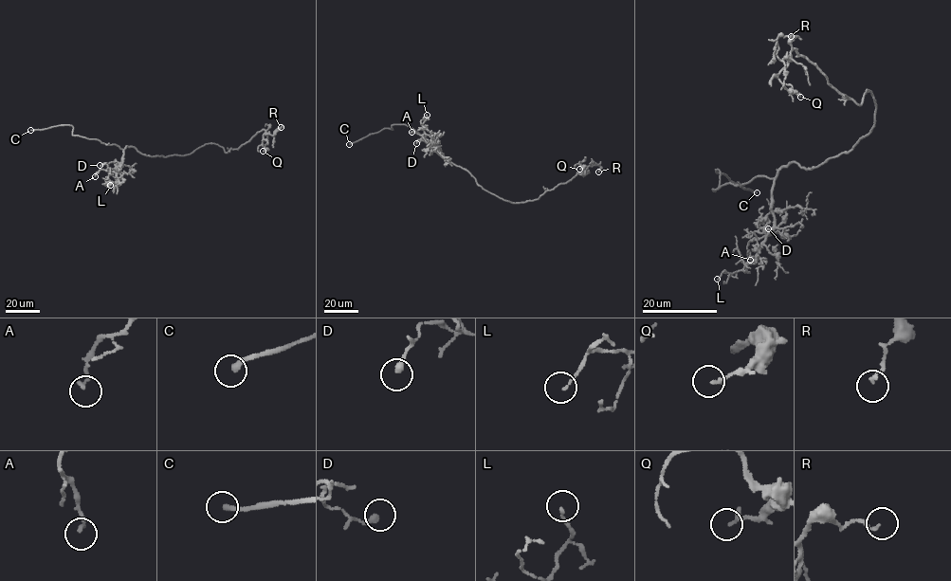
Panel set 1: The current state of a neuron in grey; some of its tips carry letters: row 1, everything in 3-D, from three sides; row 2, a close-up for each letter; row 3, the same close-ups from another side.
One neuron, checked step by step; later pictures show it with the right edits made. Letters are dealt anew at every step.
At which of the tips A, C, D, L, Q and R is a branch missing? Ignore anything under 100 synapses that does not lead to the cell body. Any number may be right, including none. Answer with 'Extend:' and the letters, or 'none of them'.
Extend: C

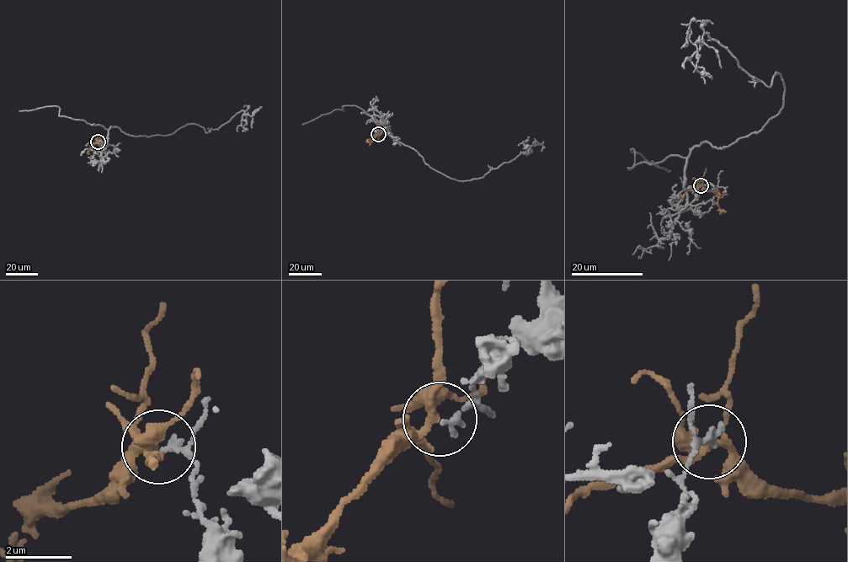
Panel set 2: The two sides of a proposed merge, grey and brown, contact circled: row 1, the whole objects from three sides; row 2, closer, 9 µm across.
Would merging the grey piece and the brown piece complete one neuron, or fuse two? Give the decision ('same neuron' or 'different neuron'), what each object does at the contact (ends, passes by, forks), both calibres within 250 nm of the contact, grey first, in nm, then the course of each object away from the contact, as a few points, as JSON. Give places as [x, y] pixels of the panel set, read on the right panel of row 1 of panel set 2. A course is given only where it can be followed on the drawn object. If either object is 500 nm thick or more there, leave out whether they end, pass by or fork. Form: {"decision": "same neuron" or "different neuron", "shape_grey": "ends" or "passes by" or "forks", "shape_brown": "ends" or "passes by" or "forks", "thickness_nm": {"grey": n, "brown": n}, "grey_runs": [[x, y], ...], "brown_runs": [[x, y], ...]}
{"decision": "different neuron", "shape_grey": "passes by", "shape_brown": "forks", "thickness_nm": {"grey": 150, "brown": 280}, "grey_runs": [[701, 185], [689, 205], [694, 147], [760, 131], [784, 89], [706, 33], [693, 44], [690, 24], [703, 21]], "brown_runs": [[701, 185], [718, 195], [717, 204], [726, 211]]}

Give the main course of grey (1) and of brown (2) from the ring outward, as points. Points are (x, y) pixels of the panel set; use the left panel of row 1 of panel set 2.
1: (98, 141), (102, 150), (111, 126), (137, 136), (195, 124), (207, 132), (258, 109)
2: (98, 141), (91, 146), (88, 152), (89, 154)

